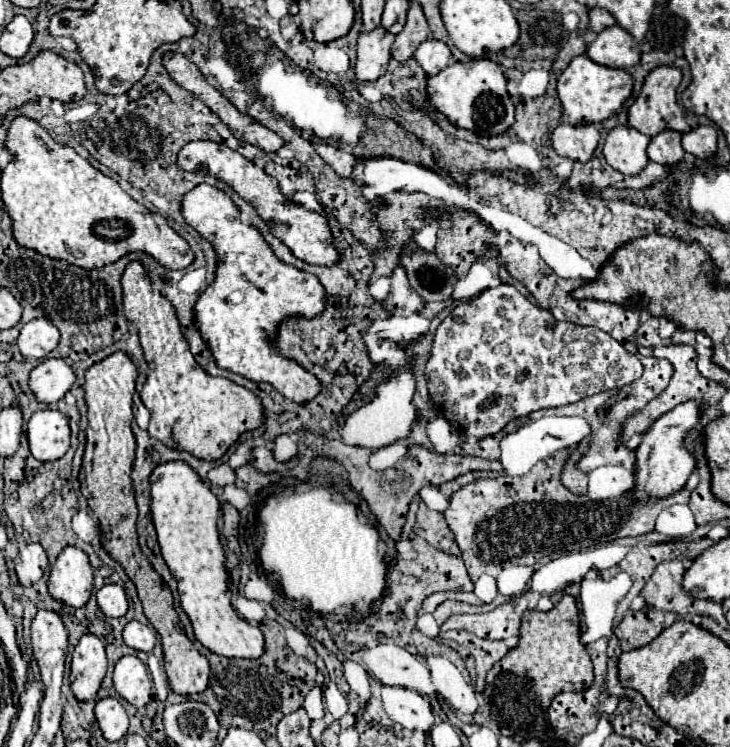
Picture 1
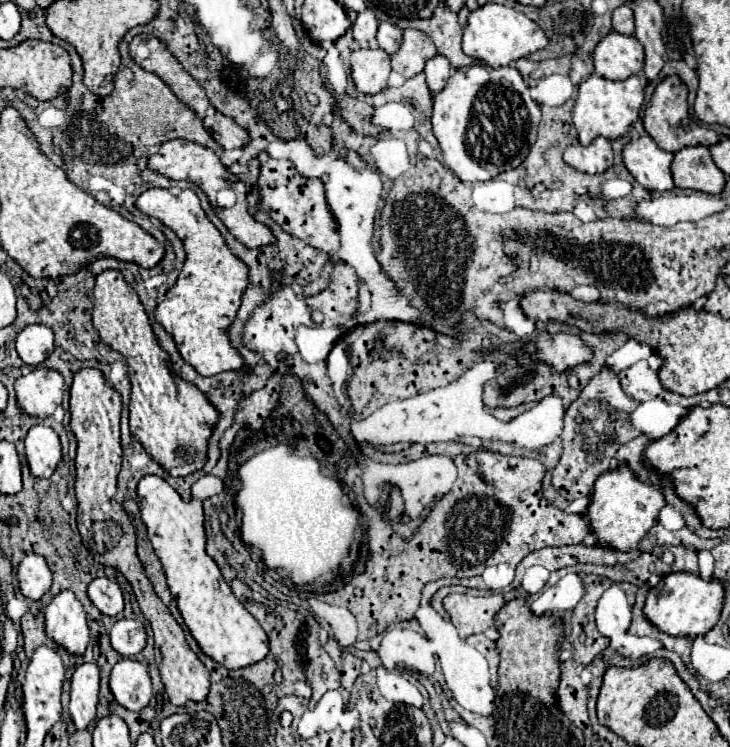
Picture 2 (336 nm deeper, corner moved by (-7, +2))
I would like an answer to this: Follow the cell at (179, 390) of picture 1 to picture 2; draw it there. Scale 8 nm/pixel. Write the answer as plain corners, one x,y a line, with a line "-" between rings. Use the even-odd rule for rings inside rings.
105,270
95,278
93,326
105,344
127,358
131,378
131,434
171,476
187,476
201,470
207,462
209,438
221,414
193,382
171,372
167,366
169,354
159,346
139,294
119,270

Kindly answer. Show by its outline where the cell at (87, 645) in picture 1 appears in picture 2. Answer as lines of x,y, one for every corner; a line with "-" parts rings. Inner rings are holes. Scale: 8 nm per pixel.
85,662
77,666
71,678
71,702
69,712
77,730
89,726
95,720
99,698
99,666
95,662

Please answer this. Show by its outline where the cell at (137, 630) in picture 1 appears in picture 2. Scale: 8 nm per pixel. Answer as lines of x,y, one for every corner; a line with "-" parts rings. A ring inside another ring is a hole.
123,618
123,620
115,622
109,638
111,638
111,646
121,656
135,656
145,648
147,632
145,632
145,626
141,620

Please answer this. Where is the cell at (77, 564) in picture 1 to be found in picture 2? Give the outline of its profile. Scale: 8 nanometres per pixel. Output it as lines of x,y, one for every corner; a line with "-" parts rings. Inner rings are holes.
61,590
45,608
45,630
57,644
73,654
83,654
89,642
87,614
77,596

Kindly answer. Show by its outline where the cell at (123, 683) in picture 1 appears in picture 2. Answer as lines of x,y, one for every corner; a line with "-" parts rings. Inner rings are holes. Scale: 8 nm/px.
121,658
113,666
109,686
115,700
133,712
143,710
153,696
151,676
147,666
133,658

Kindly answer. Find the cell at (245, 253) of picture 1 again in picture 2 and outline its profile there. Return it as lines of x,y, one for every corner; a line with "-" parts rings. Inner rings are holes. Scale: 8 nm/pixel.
151,188
137,198
137,208
147,216
159,218
185,244
187,260
177,284
155,310
155,318
175,338
183,360
201,376
215,376
227,370
249,370
243,356
229,340
229,326
249,286
249,266
229,250
223,234
205,216
199,196
193,190

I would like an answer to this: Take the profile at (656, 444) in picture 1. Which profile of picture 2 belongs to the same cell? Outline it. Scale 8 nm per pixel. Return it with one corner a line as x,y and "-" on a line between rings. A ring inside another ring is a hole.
623,464
615,470
603,472
591,494
591,504
587,510
587,518
591,528
599,536
599,544
607,544
615,550
635,550
639,540
649,532
655,524
659,510
665,506
665,494
659,484
645,484
641,482
629,464

